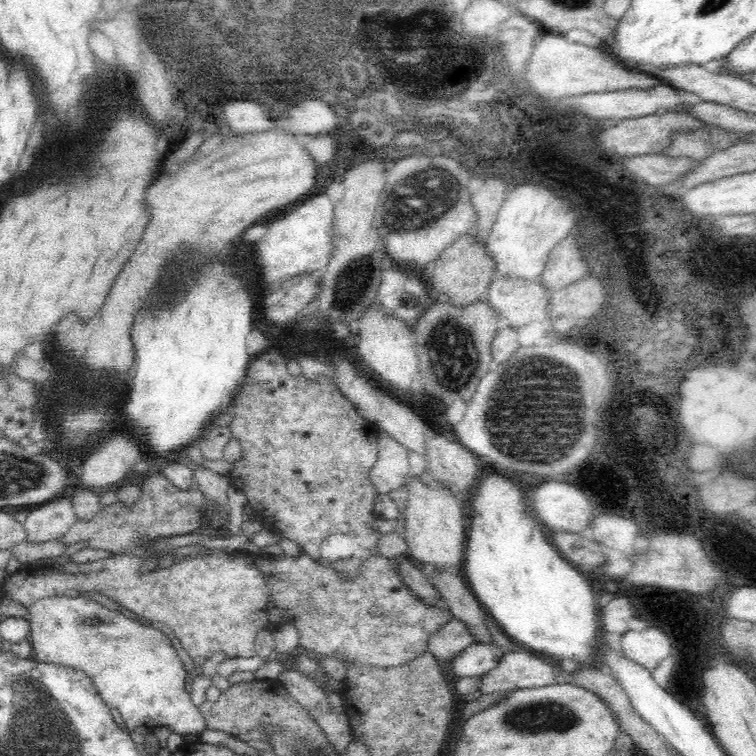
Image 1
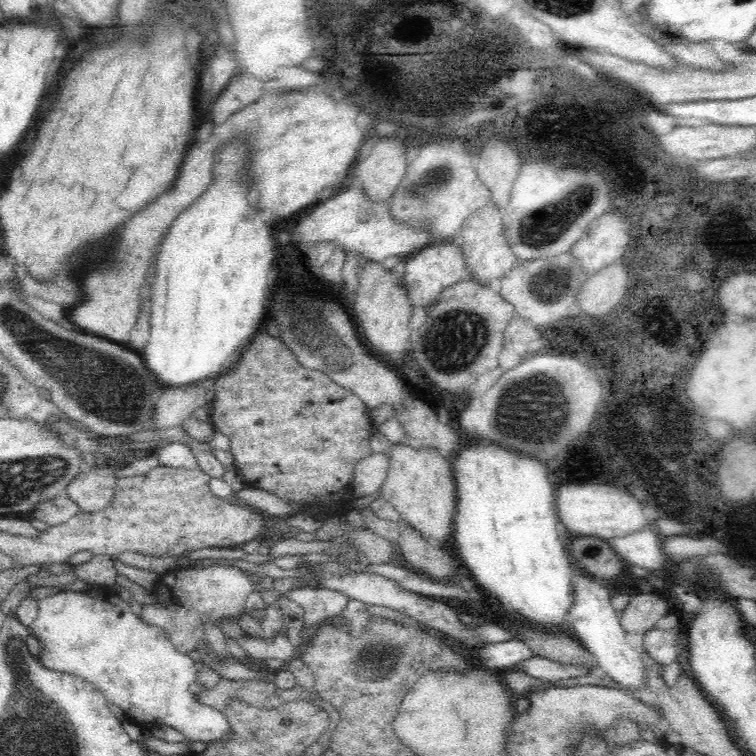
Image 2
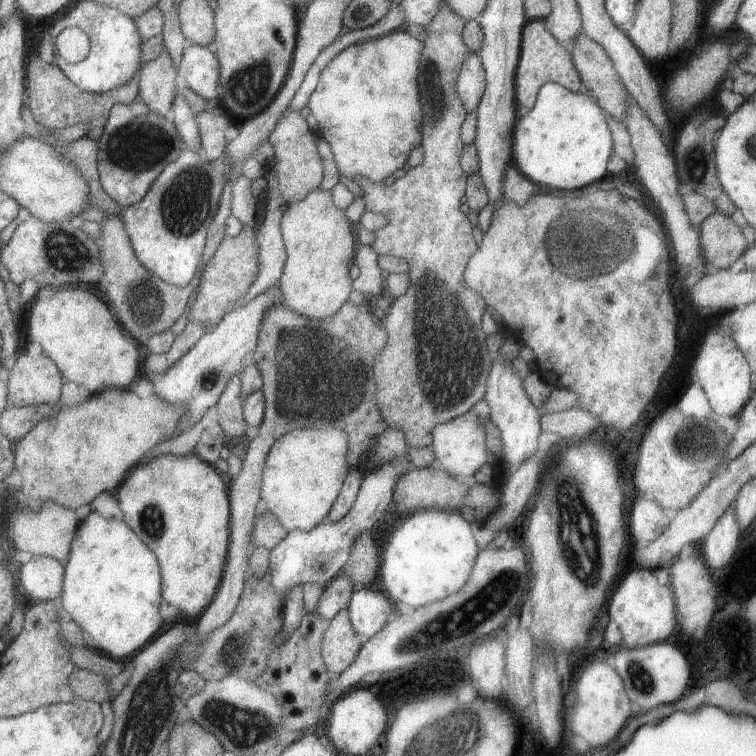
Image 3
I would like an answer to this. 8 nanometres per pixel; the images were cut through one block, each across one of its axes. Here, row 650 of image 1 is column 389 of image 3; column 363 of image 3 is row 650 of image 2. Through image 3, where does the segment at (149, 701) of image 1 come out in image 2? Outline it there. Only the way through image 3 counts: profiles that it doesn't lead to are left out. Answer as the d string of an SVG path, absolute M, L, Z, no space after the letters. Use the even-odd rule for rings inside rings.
M110 586L88 588L84 592L64 590L40 600L38 614L34 624L30 626L30 632L36 636L36 640L42 646L38 660L44 666L56 672L76 674L88 680L92 686L96 686L96 690L100 690L100 694L108 698L110 706L116 704L118 708L122 708L126 720L148 730L162 728L162 726L176 728L190 742L202 740L208 744L220 738L228 738L232 734L226 714L194 700L194 694L188 690L194 682L198 682L198 670L194 668L196 662L192 660L192 656L178 652L168 640L168 632L164 628L150 626L138 620L130 610L130 604L122 602L110 590Z

